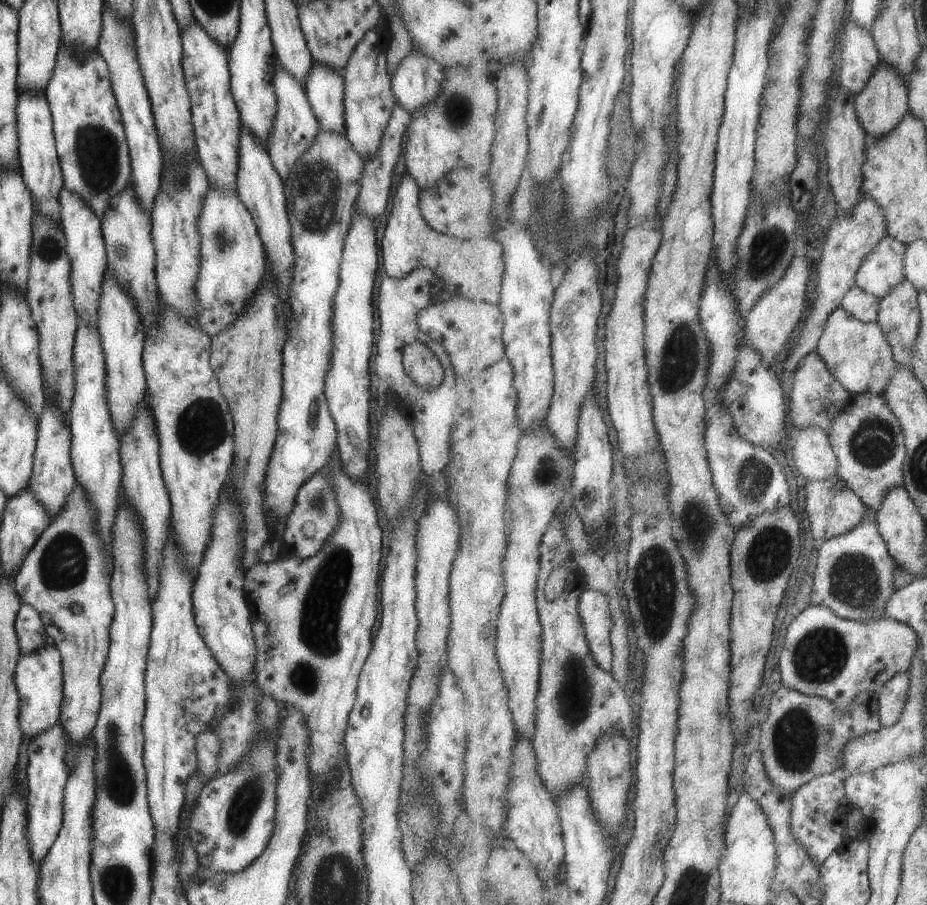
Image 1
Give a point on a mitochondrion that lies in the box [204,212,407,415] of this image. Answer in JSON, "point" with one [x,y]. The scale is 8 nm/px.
{"point":[221,240]}

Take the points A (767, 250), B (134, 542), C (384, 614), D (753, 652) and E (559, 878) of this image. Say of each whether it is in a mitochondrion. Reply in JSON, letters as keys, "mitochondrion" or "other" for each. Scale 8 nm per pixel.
{"A":"mitochondrion","B":"other","C":"other","D":"other","E":"other"}

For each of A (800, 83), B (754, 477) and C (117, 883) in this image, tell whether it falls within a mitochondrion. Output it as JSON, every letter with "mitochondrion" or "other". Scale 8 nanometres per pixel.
{"A":"other","B":"mitochondrion","C":"mitochondrion"}

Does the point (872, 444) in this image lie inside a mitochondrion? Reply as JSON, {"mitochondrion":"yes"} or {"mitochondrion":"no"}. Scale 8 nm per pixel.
{"mitochondrion":"yes"}

